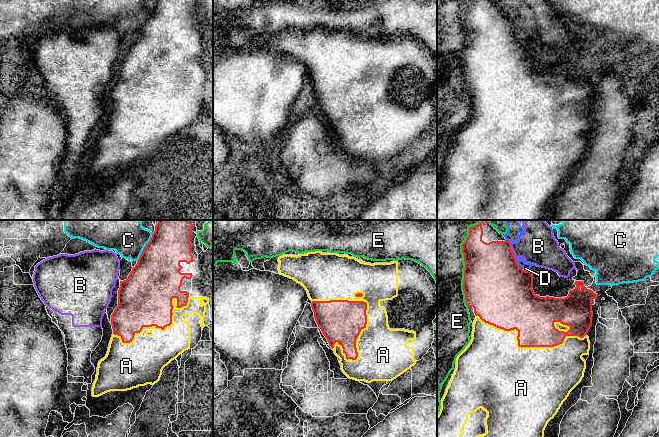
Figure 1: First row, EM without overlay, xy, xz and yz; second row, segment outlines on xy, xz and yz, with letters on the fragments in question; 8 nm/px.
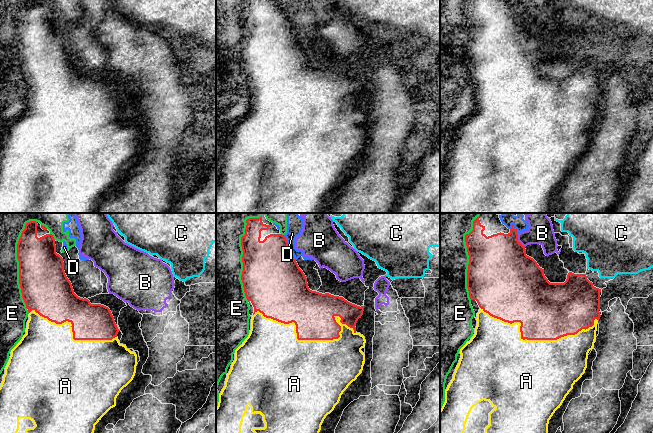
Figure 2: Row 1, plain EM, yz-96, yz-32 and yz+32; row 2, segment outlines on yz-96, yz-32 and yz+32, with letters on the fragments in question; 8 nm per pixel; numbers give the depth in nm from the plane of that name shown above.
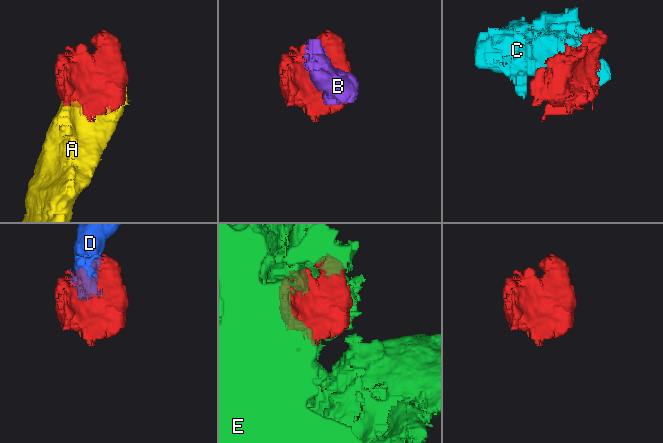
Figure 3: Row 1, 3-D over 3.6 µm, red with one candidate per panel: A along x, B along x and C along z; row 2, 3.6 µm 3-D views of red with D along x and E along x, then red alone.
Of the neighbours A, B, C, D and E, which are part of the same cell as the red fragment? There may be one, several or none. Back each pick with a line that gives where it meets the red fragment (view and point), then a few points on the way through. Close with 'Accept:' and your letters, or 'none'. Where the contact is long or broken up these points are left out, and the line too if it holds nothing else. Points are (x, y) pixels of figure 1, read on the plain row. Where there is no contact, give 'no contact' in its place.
A: xz (366, 81)
Accept: A

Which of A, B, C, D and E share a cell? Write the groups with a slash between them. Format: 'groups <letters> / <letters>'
groups A / B D / C E

